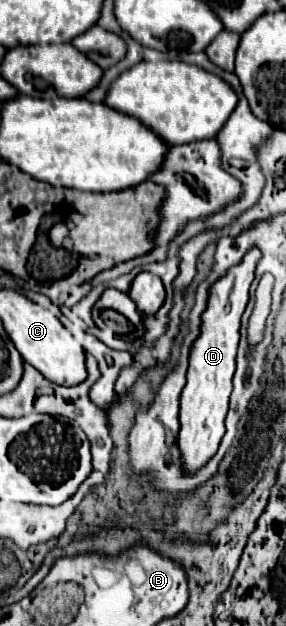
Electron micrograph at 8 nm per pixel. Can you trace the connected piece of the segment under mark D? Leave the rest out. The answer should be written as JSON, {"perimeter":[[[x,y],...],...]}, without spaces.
{"perimeter":[[[251,249],[239,265],[229,269],[229,273],[211,287],[207,309],[203,313],[201,335],[195,341],[189,357],[187,385],[181,393],[179,449],[181,449],[181,469],[185,475],[187,475],[187,465],[191,471],[189,475],[195,475],[201,467],[205,467],[211,455],[215,455],[221,437],[225,435],[225,415],[229,409],[231,379],[235,373],[235,353],[239,343],[241,315],[249,299],[249,285],[253,281],[255,263],[259,259],[261,251]]]}

